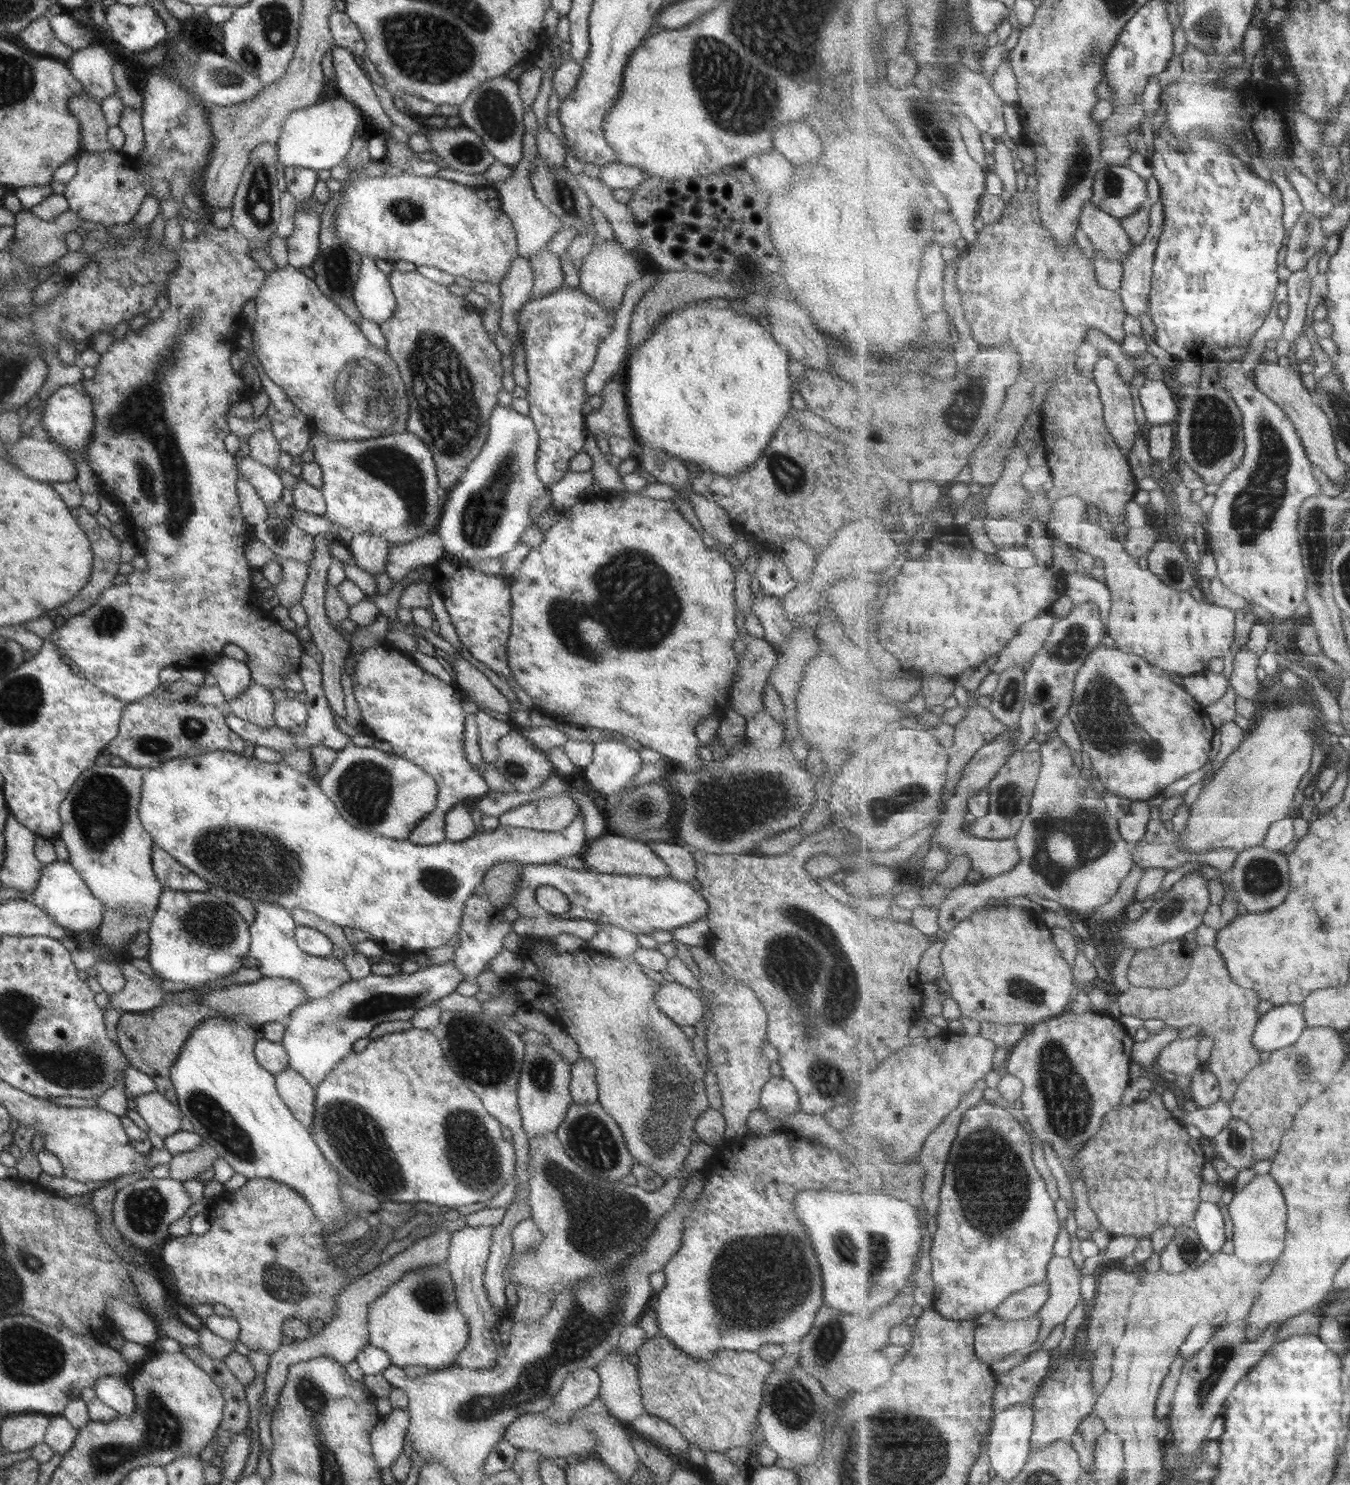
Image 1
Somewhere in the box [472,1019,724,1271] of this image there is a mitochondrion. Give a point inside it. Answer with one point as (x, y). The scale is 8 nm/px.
(601, 1220)

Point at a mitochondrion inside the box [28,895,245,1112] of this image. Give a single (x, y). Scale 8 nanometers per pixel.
(212, 924)

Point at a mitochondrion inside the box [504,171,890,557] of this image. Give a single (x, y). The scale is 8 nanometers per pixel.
(787, 475)

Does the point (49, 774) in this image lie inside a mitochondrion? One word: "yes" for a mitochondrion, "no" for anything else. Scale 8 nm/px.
no

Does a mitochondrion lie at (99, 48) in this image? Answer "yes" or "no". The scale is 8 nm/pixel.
no

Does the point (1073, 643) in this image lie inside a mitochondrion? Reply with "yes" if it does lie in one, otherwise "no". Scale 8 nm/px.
yes

